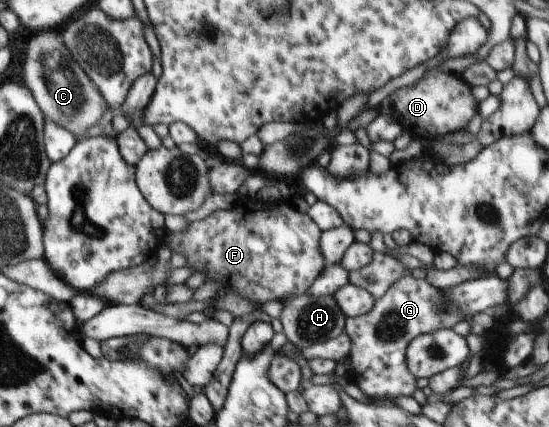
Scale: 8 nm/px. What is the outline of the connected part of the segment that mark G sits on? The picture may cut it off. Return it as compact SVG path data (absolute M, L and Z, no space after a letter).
M412 273L404 274L397 279L388 291L375 300L374 307L364 315L345 319L345 331L352 340L349 359L354 373L355 384L364 392L364 395L375 400L378 406L398 406L393 405L396 398L401 396L412 396L416 387L417 377L408 369L406 361L406 352L408 344L419 335L435 332L442 328L452 328L460 321L469 318L458 308L445 308L445 299L443 291L434 287L424 277L416 277Z

